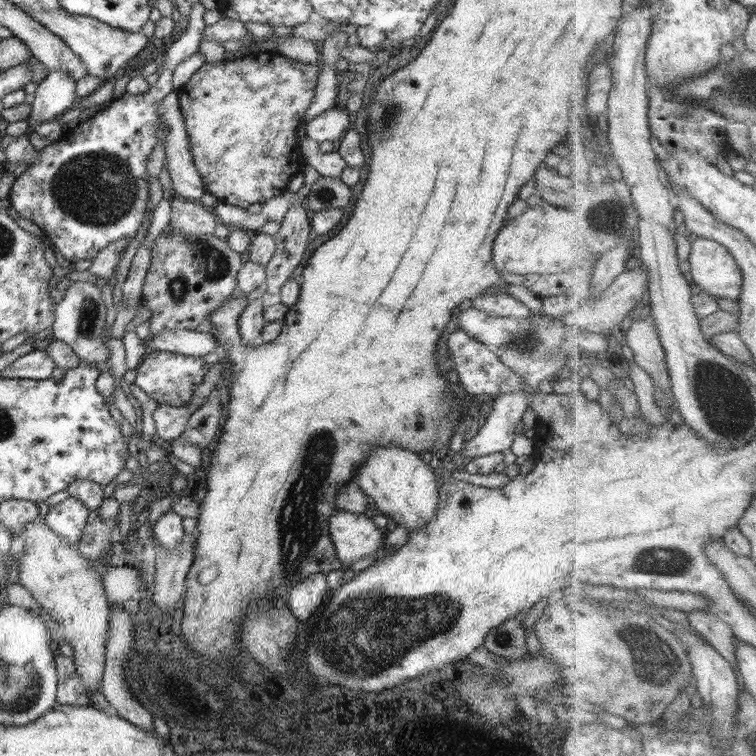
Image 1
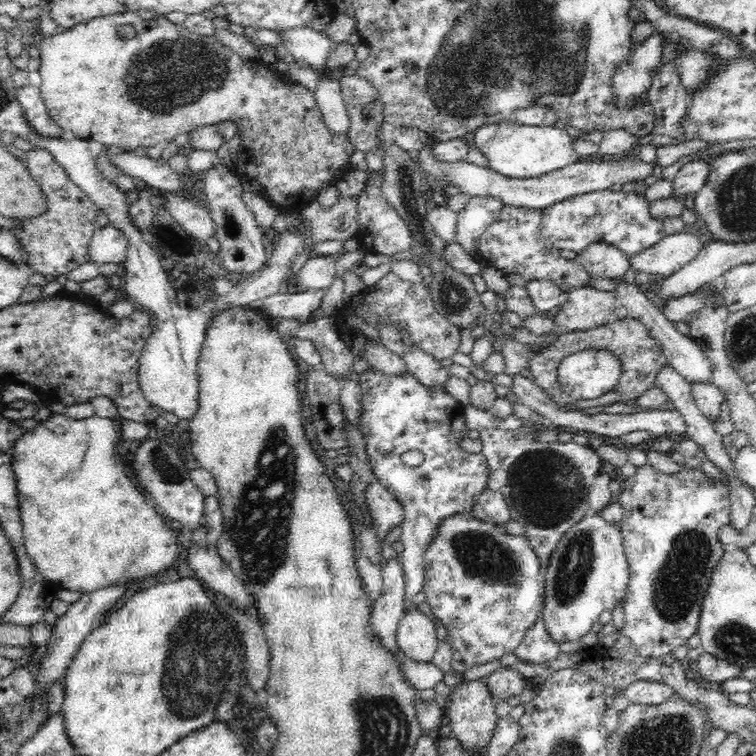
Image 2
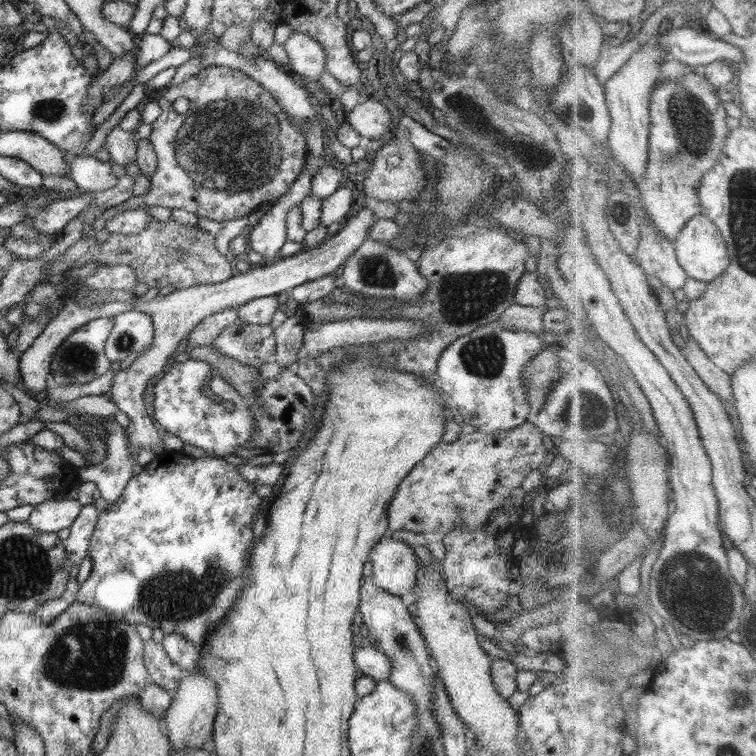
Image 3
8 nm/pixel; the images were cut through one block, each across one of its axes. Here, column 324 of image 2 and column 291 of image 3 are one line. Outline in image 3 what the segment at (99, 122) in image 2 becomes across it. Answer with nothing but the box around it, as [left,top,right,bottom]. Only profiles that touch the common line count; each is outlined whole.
[142,65,308,222]

